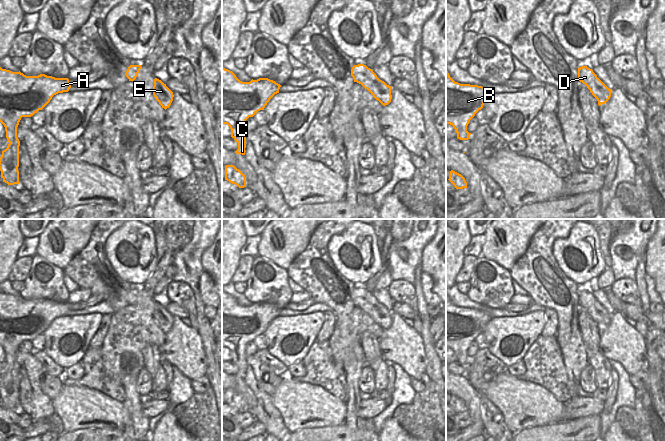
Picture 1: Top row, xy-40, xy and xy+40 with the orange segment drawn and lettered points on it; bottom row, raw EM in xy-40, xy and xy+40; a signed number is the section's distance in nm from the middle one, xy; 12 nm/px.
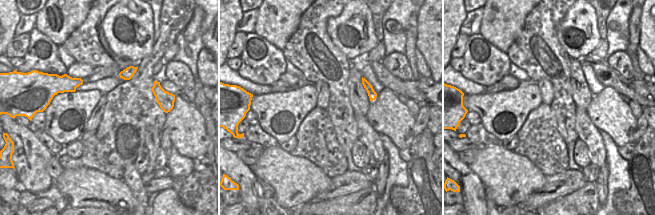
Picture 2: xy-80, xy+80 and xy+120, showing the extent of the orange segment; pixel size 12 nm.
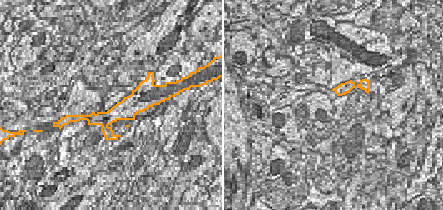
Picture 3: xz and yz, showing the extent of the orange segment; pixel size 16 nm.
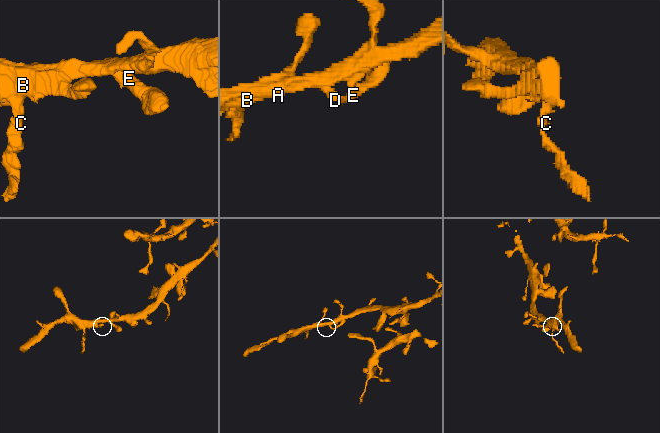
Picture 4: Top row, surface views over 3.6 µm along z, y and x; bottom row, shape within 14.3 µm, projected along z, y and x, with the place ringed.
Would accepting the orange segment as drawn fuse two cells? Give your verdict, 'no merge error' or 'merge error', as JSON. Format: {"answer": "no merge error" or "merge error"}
{"answer": "no merge error"}

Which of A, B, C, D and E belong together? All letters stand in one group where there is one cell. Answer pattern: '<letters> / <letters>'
A B C D E

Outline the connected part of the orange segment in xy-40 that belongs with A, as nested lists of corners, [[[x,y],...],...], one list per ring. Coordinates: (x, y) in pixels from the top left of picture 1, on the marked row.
[[[0,67],[0,122],[4,125],[9,142],[0,157],[3,182],[19,184],[19,146],[17,127],[22,117],[31,117],[42,110],[58,93],[71,88],[68,78],[40,74],[26,76]]]

